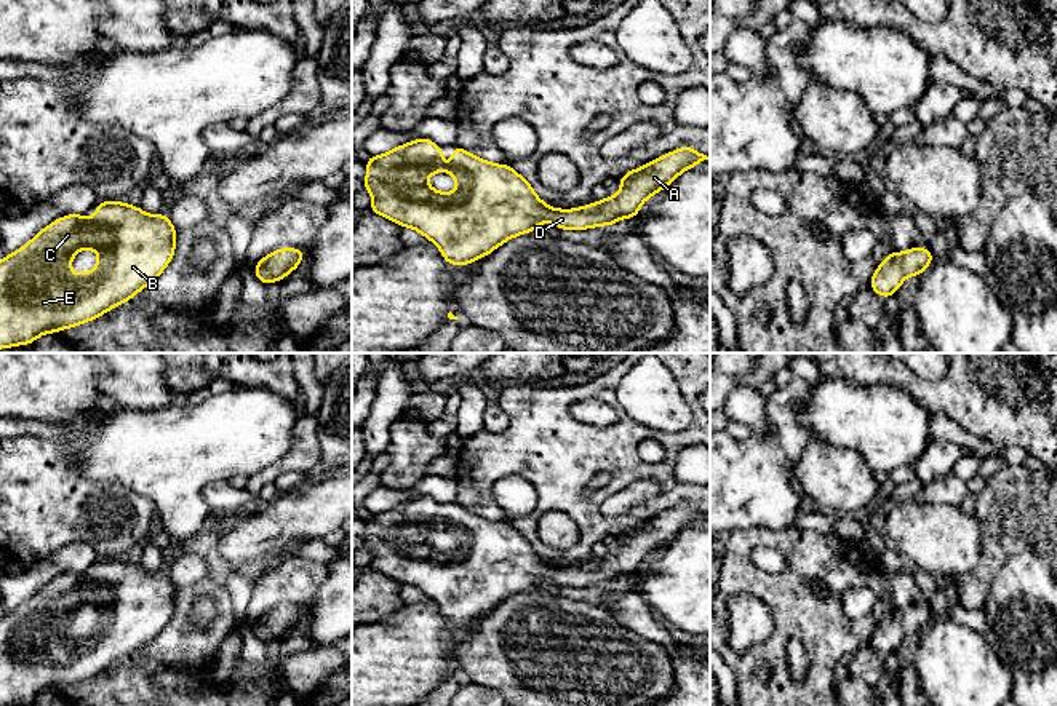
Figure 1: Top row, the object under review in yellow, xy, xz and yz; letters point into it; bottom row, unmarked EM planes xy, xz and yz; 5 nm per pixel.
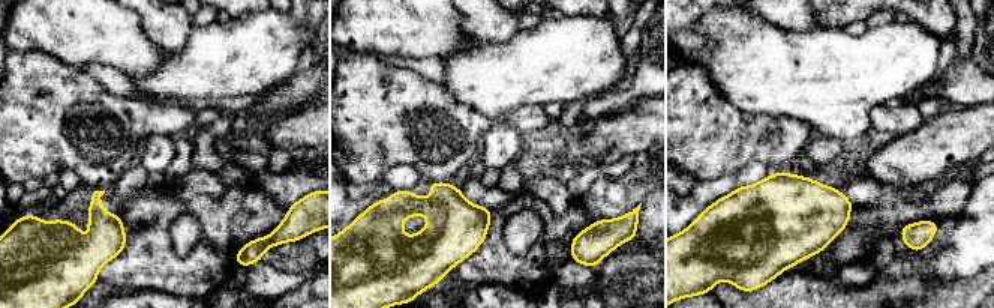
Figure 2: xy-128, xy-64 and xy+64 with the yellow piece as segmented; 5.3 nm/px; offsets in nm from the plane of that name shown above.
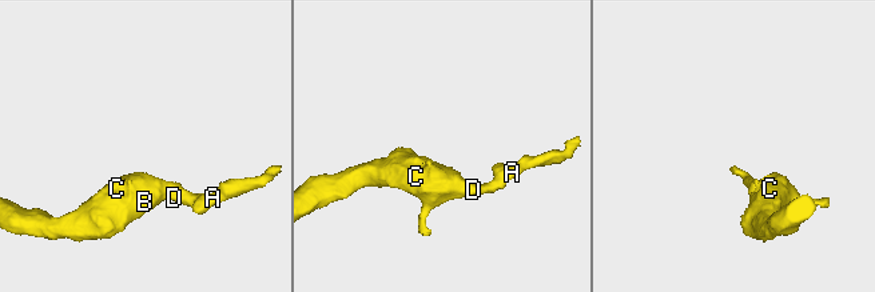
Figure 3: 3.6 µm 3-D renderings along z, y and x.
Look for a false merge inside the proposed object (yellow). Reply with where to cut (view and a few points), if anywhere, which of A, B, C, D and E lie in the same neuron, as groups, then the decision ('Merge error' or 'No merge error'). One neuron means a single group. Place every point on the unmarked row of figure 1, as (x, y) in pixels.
No split. Groups: A B C D E. No merge error

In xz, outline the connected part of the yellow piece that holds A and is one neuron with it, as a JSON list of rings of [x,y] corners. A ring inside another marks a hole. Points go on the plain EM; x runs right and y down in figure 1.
[[[419,495],[393,508],[368,514],[368,532],[363,546],[373,553],[368,570],[381,572],[405,586],[416,586],[429,599],[433,599],[449,623],[469,623],[473,618],[491,612],[502,601],[513,594],[539,588],[540,580],[550,580],[560,588],[587,588],[603,583],[616,583],[619,577],[638,573],[646,556],[652,556],[664,545],[670,543],[683,529],[692,527],[697,521],[710,518],[707,513],[684,503],[665,511],[657,518],[625,530],[619,538],[622,548],[603,559],[595,559],[574,567],[555,567],[545,562],[532,548],[532,543],[509,522],[489,521],[453,503],[453,522],[441,519],[441,503],[430,497]],[[433,530],[448,530],[457,538],[457,546],[441,551],[427,543]]]

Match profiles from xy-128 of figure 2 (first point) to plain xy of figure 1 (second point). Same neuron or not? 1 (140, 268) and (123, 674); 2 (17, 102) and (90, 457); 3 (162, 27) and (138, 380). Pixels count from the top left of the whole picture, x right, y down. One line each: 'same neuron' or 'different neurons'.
1: different neurons
2: different neurons
3: same neuron

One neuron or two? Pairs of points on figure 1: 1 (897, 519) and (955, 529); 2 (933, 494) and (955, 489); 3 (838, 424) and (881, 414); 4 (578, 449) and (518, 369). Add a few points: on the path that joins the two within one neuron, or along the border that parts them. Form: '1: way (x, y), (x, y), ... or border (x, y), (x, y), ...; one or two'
1: way (912, 527), (941, 529); one
2: way (937, 492), (950, 489); one
3: way (849, 417), (870, 417); one
4: border (531, 380), (502, 382), (494, 387); two

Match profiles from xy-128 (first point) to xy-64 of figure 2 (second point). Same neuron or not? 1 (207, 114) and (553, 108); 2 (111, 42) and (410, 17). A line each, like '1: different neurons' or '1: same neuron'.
1: same neuron
2: same neuron

